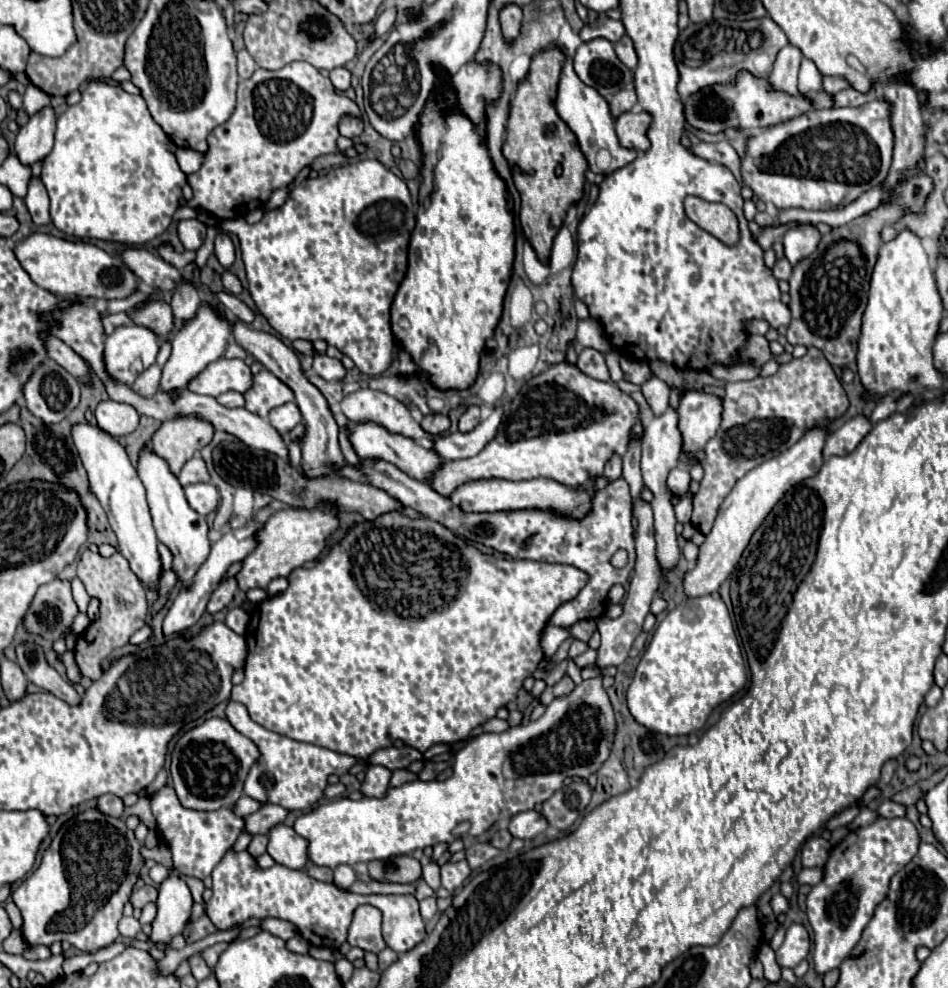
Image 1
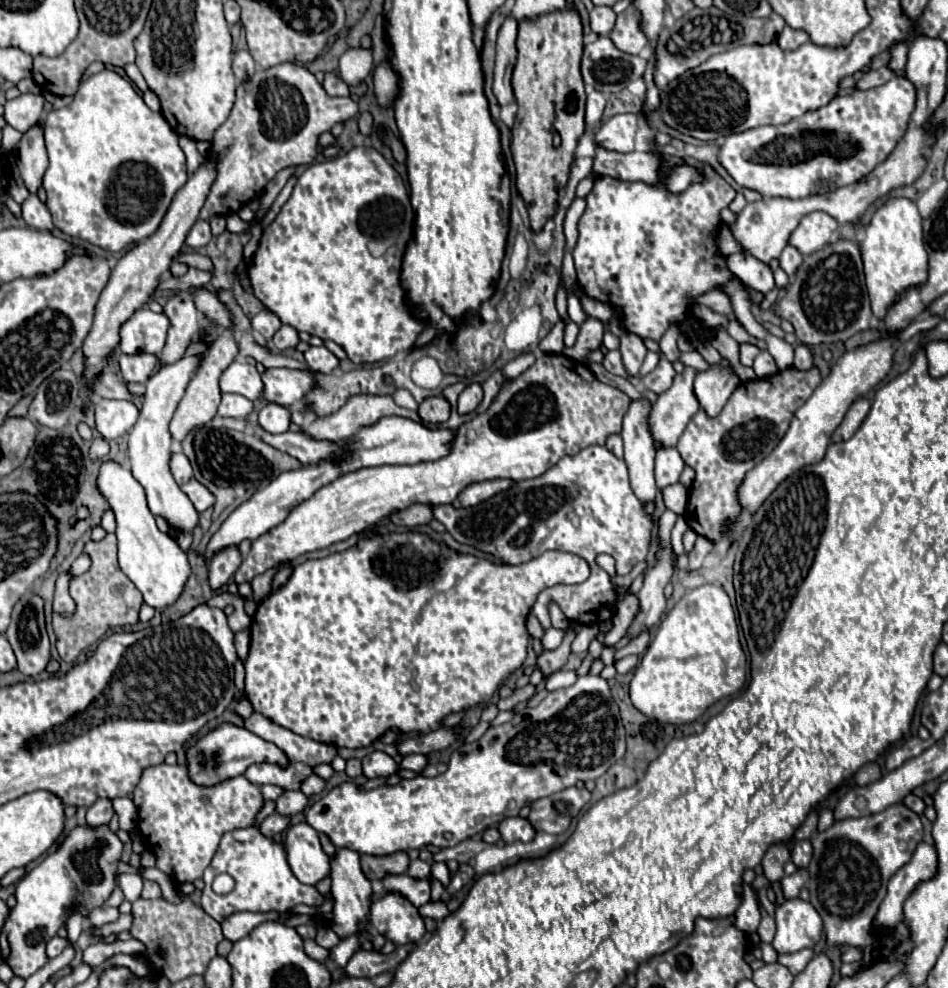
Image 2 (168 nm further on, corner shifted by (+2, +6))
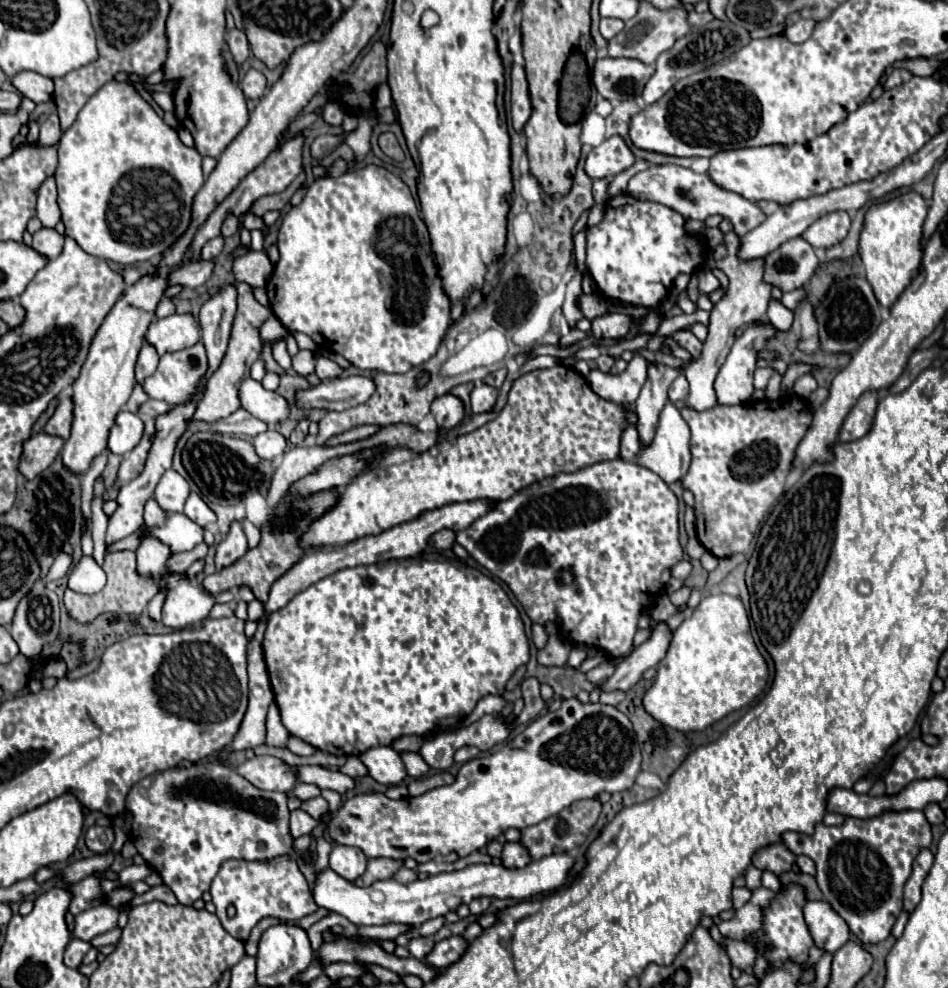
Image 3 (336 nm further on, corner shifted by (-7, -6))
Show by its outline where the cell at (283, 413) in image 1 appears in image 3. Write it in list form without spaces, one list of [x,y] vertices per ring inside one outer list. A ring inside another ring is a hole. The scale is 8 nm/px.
[[[268,429],[260,435],[256,435],[252,439],[252,445],[256,449],[256,455],[260,455],[260,459],[264,461],[272,461],[274,457],[282,455],[284,453],[284,447],[286,447],[286,439],[274,431],[274,429]]]

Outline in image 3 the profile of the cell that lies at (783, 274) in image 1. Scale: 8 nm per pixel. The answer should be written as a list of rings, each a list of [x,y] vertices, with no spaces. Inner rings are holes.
[[[802,237],[788,239],[772,255],[766,255],[766,281],[784,293],[804,287],[818,267],[814,247]]]

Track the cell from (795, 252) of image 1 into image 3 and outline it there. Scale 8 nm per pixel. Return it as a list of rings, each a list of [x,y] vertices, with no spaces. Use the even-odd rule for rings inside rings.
[[[834,211],[828,215],[822,215],[804,231],[804,239],[814,247],[814,249],[828,249],[842,241],[850,229],[850,215],[846,211]]]

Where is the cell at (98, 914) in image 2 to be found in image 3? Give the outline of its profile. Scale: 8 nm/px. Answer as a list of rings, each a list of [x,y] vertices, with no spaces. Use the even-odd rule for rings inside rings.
[[[110,905],[92,907],[92,909],[82,911],[80,915],[74,917],[72,937],[82,939],[82,941],[90,941],[92,937],[96,937],[100,933],[114,929],[116,921],[118,921],[118,909],[114,909]]]

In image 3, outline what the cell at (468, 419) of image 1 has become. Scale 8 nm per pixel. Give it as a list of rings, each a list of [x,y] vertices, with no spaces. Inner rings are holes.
[[[478,383],[472,391],[472,411],[474,413],[484,413],[484,411],[490,411],[492,405],[496,403],[496,397],[498,397],[498,389],[496,387],[490,387],[486,383]]]

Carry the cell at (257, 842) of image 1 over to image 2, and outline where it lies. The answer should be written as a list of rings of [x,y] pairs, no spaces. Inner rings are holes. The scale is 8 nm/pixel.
[[[273,813],[259,825],[259,831],[265,837],[273,837],[275,833],[283,833],[287,829],[287,825],[289,825],[289,817],[281,817],[281,815]]]

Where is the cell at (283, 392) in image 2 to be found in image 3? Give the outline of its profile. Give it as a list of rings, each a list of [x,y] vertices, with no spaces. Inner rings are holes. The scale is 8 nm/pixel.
[[[338,377],[324,381],[316,387],[298,393],[298,403],[306,409],[330,409],[330,411],[344,411],[354,405],[368,401],[376,391],[376,383],[372,377]]]

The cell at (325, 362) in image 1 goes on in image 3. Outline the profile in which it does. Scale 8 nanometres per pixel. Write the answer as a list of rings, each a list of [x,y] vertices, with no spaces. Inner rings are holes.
[[[318,357],[318,363],[316,363],[316,375],[324,381],[324,379],[336,379],[342,375],[342,367],[338,363],[334,363],[332,359],[328,357]]]

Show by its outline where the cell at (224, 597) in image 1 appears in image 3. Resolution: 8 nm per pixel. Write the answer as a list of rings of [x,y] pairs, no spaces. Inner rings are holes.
[[[234,521],[230,525],[228,535],[216,545],[216,557],[214,557],[216,569],[222,569],[222,567],[232,565],[246,551],[248,551],[248,543],[246,543],[246,535],[244,535],[242,523],[240,521]]]

